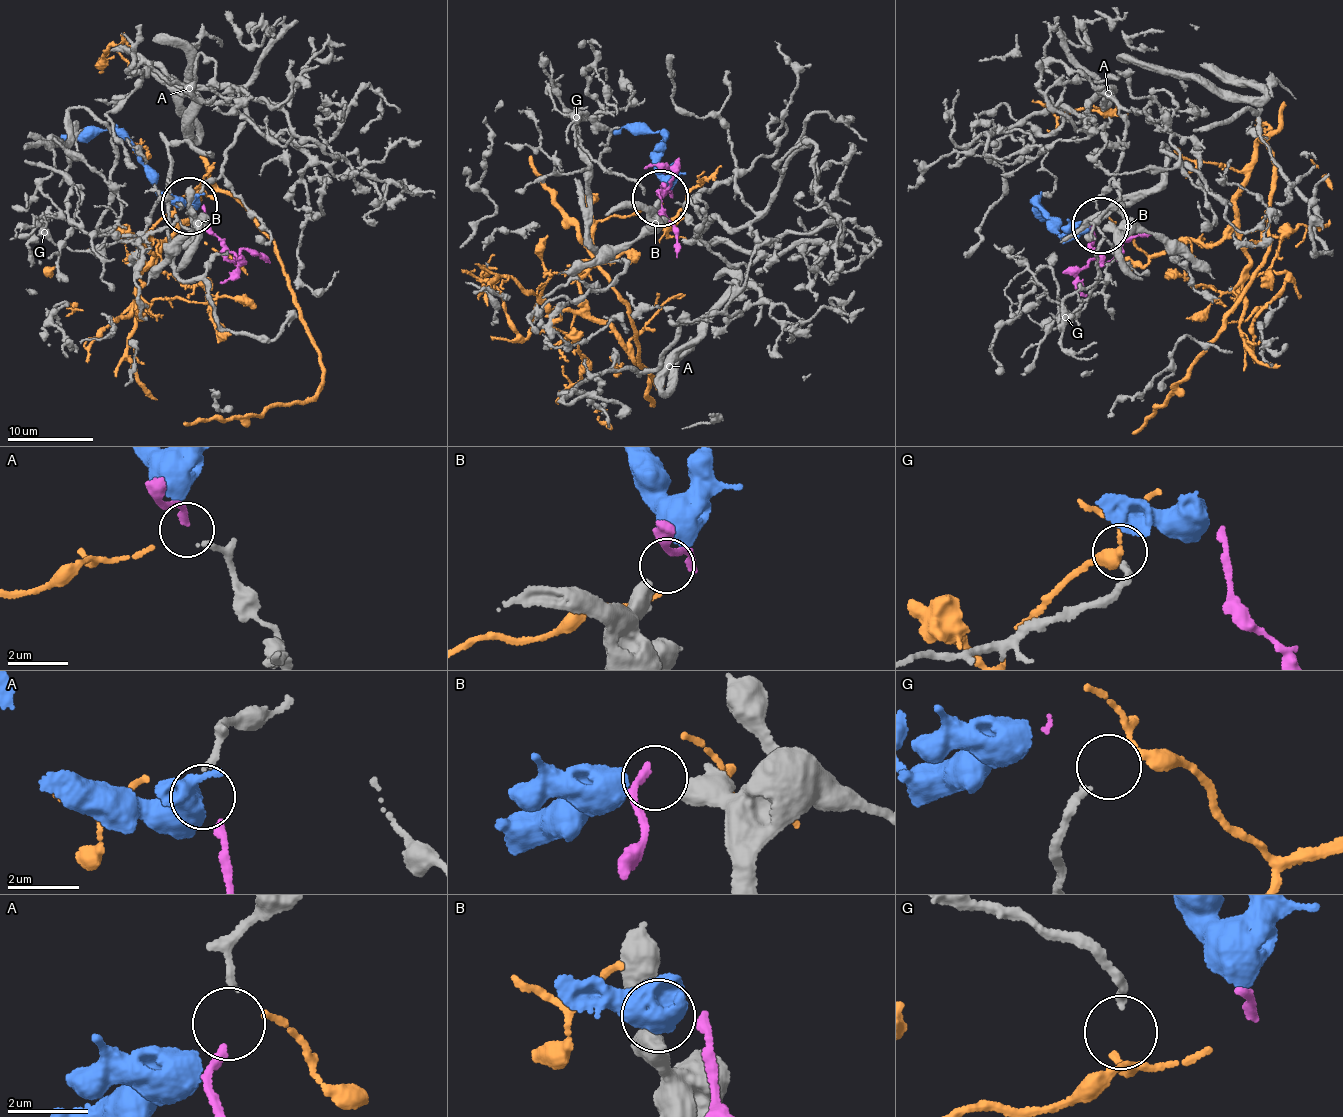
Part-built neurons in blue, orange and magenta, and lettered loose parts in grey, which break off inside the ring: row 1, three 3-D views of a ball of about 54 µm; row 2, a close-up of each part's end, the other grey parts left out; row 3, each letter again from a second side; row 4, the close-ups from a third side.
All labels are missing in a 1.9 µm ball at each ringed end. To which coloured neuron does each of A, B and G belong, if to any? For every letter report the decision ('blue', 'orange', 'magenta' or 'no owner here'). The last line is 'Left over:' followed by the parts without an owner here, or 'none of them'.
A: magenta
B: blue
G: orange
Left over: none of them

